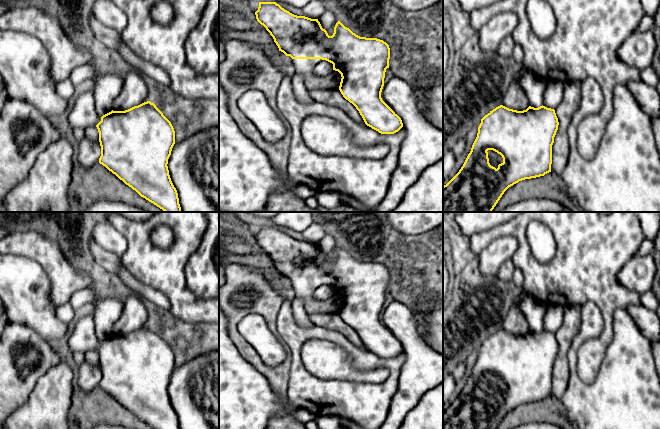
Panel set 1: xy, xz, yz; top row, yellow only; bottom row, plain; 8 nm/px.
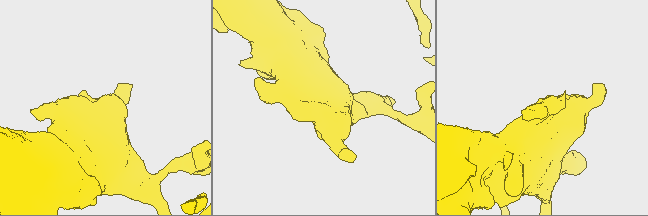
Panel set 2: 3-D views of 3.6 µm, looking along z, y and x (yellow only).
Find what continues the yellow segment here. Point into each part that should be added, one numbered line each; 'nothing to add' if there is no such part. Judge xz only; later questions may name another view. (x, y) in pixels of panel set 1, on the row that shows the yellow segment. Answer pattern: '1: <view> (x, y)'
1: xz (305, 67)

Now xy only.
1: xy (83, 114)

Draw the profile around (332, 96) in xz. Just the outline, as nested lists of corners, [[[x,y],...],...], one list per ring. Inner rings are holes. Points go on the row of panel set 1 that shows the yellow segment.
[[[339,88],[313,89],[309,90],[310,96],[314,101],[337,107],[344,111],[348,116],[359,124],[365,124],[362,116],[356,107],[346,100],[341,94]]]

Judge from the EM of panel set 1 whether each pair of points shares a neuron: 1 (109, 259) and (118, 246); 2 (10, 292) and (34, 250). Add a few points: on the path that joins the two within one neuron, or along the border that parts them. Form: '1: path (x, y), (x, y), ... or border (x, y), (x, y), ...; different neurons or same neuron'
1: border (94, 240), (103, 248), (119, 257); different neurons
2: border (10, 253), (37, 261), (46, 274); different neurons

